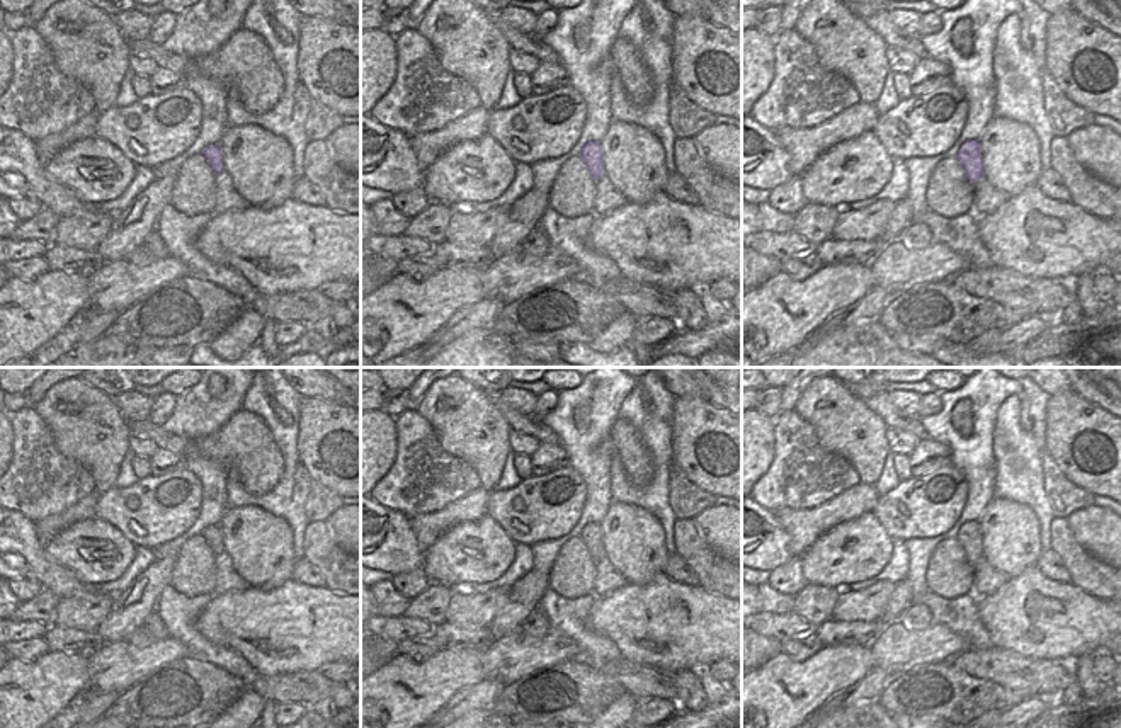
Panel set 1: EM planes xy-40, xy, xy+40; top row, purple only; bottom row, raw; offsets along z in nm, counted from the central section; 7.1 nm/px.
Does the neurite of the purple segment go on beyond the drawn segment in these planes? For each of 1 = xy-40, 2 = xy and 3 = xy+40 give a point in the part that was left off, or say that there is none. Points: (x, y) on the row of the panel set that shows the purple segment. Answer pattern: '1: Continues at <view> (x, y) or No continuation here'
1: No continuation here
2: No continuation here
3: No continuation here.

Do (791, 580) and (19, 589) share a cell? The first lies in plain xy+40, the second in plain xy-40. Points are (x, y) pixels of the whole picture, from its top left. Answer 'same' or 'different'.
same

